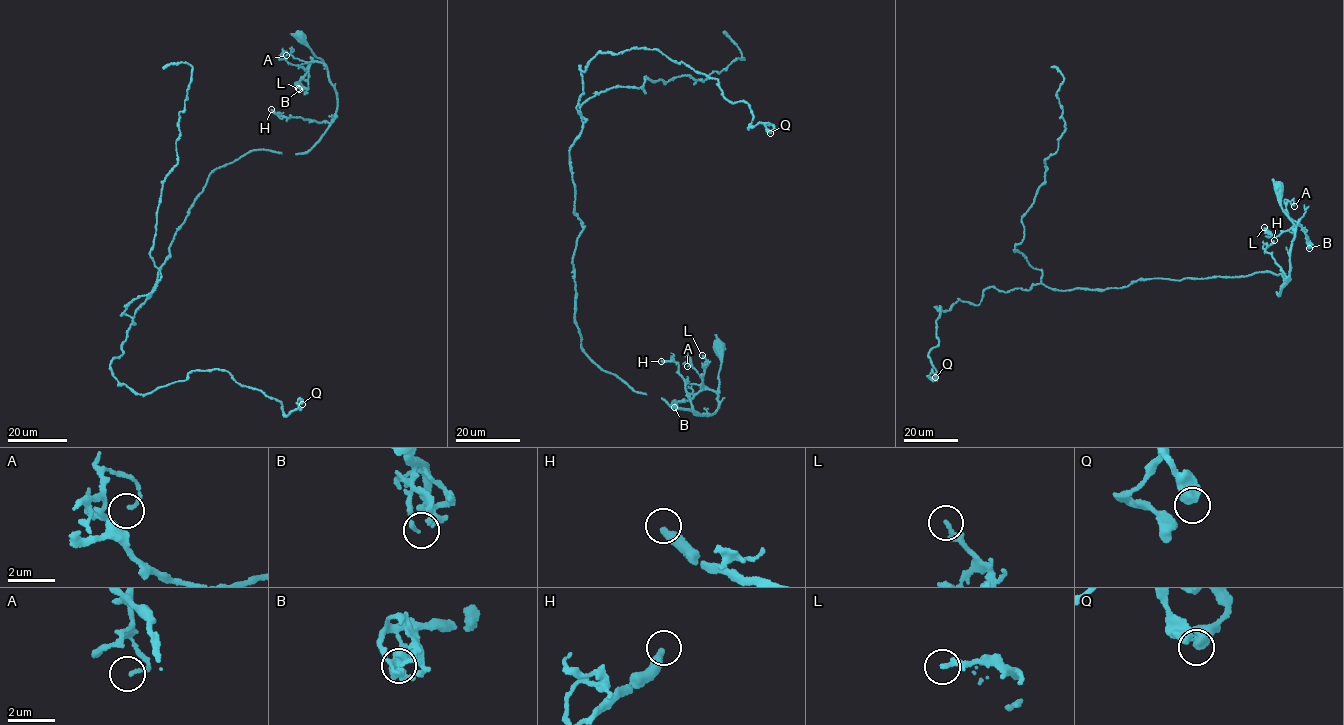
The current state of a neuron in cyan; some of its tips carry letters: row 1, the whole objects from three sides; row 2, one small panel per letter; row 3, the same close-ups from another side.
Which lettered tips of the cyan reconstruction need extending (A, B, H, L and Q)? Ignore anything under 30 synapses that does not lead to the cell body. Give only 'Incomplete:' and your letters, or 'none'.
Incomplete: H

